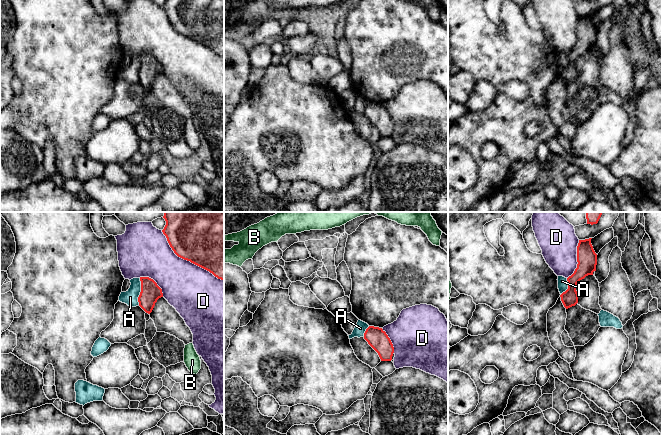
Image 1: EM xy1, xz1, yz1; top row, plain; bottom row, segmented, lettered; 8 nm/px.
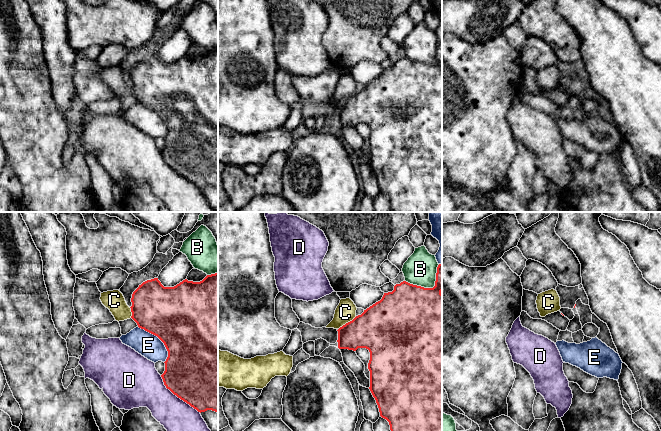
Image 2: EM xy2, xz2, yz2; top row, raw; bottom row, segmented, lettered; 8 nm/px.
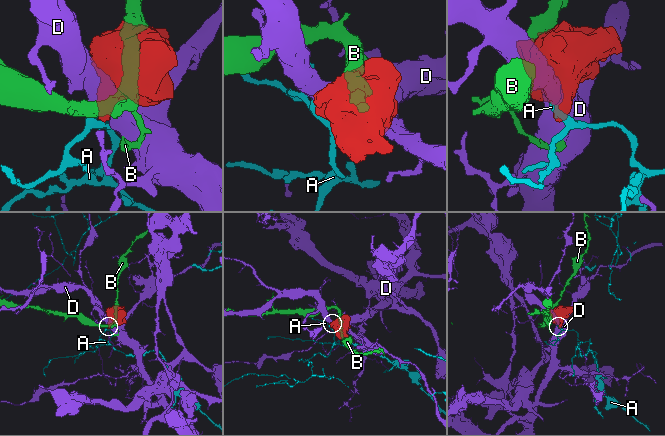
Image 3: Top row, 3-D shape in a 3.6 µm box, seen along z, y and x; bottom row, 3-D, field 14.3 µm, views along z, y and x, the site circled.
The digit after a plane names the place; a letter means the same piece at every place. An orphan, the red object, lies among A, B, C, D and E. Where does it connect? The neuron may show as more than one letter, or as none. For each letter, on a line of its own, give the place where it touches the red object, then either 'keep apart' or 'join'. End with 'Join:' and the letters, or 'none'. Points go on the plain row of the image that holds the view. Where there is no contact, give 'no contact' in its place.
A: xy1 (141, 67) | keep apart
B: xz2 (430, 64) | keep apart
C: xz2 (348, 98) | keep apart
D: xy1 (188, 36) | keep apart
E: xy2 (160, 115) | keep apart
Join: none

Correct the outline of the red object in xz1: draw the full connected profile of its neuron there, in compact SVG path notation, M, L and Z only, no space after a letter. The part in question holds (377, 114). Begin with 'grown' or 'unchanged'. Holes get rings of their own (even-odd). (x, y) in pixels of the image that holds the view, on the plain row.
unchanged; M369 102L364 109L364 115L378 129L381 137L392 136L394 123L382 104Z

